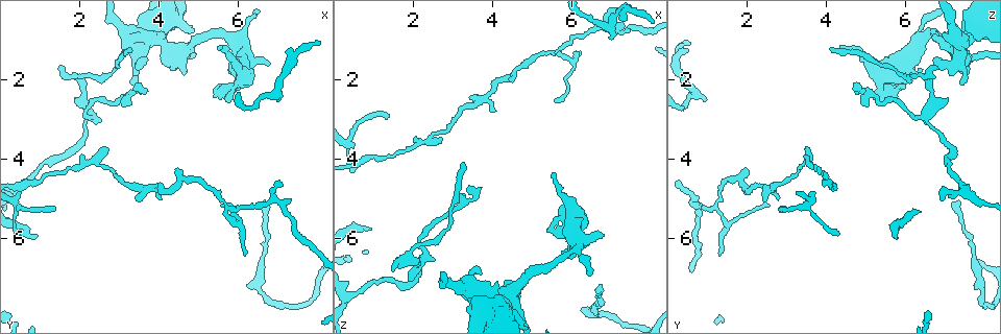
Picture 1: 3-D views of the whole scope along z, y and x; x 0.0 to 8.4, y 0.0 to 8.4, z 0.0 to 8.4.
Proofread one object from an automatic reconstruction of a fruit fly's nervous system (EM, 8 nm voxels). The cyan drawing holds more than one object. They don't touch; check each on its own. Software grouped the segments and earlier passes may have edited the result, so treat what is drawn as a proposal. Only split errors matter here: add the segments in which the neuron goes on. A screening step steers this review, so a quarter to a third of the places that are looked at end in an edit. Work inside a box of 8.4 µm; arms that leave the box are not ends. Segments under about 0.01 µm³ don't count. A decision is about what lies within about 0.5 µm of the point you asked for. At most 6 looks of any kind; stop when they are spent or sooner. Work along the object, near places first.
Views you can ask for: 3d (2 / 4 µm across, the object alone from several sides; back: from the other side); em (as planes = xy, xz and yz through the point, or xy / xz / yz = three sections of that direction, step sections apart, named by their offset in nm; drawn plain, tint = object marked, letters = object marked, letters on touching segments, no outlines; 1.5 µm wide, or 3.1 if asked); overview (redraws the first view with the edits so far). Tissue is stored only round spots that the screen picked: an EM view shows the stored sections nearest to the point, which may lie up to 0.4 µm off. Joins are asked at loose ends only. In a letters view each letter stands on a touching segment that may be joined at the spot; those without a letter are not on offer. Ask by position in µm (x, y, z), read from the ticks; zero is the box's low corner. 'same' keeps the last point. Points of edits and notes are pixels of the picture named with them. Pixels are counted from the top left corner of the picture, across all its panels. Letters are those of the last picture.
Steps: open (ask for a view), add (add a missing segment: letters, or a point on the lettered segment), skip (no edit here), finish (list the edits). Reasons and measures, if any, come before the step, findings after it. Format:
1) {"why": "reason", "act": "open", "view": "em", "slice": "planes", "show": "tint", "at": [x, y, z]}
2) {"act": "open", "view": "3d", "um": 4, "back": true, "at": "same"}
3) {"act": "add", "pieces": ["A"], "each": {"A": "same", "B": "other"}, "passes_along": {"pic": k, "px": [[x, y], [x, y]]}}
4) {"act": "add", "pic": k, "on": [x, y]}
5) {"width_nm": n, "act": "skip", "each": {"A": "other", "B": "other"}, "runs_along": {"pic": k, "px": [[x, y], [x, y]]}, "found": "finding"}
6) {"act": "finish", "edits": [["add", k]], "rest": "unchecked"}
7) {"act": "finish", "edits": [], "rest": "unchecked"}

{"why": "thin end", "act": "open", "view": "em", "slice": "planes", "show": "letters", "at": [6.20, 6.35, 1.30]}

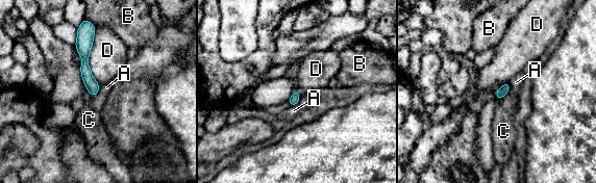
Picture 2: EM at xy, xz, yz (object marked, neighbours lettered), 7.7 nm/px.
{"longest_contact_nm": ["D", 440], "act": "skip", "each": {"A": "other", "B": "other", "C": "other", "D": "other"}, "found": "none of them fits"}

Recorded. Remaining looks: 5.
{"why": "tapers out", "act": "open", "view": "em", "slice": "planes", "show": "letters", "at": [2.75, 3.70, 3.50]}

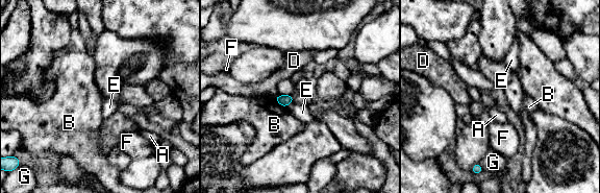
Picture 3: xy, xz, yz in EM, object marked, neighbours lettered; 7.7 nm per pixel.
{"longest_contact_nm": ["B", 120], "act": "skip", "each": {"A": "other", "B": "other", "D": "other", "E": "other", "F": "other", "G": "other"}, "border": {"pic": 3, "px": [[294, 100], [285, 107]]}, "found": "none of them fits"}

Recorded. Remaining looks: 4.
{"why": "branch stops here", "act": "open", "view": "em", "slice": "planes", "show": "tint", "at": [1.45, 1.70, 6.80]}

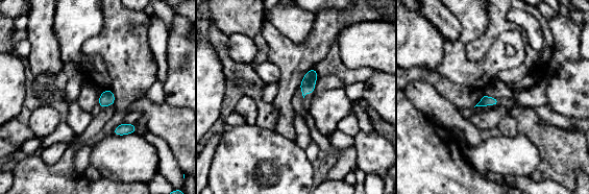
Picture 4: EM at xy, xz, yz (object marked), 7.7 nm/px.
{"act": "open", "view": "em", "slice": "planes", "show": "letters", "at": "same"}

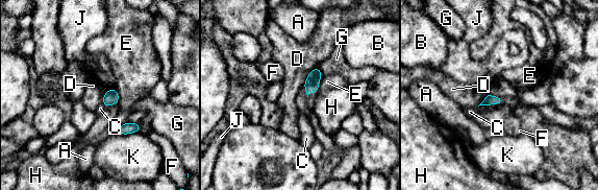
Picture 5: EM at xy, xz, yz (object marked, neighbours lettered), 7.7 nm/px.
{"act": "skip", "each": {"A": "other", "B": "other", "C": "other", "D": "other", "E": "other", "F": "other", "G": "other", "H": "other", "J": "other", "K": "other"}, "found": "no lettered segment goes on from it"}

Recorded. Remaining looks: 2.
{"act": "finish", "edits": [], "rest": "unchecked"}

